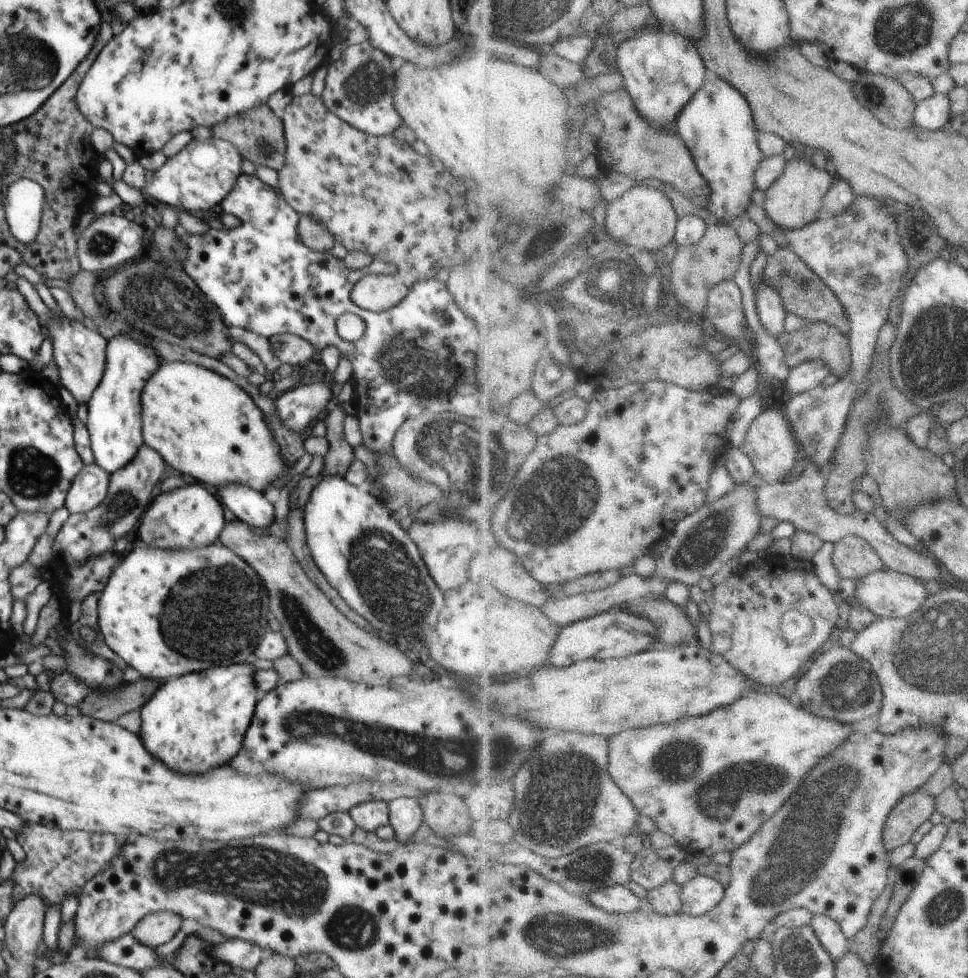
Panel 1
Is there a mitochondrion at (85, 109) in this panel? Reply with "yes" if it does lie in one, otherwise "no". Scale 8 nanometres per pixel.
no

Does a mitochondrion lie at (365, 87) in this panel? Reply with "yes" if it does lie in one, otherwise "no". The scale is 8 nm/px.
yes

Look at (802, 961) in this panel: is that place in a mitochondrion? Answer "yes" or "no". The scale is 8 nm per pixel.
yes

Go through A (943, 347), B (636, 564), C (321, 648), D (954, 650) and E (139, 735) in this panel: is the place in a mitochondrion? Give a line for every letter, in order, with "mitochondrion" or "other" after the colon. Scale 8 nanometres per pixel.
A: mitochondrion
B: other
C: mitochondrion
D: mitochondrion
E: other

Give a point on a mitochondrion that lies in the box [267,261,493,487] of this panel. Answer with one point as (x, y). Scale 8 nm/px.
(416, 365)

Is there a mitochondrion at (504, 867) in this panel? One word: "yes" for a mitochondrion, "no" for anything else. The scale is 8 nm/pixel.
no

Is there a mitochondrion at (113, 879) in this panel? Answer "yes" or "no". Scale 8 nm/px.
no

